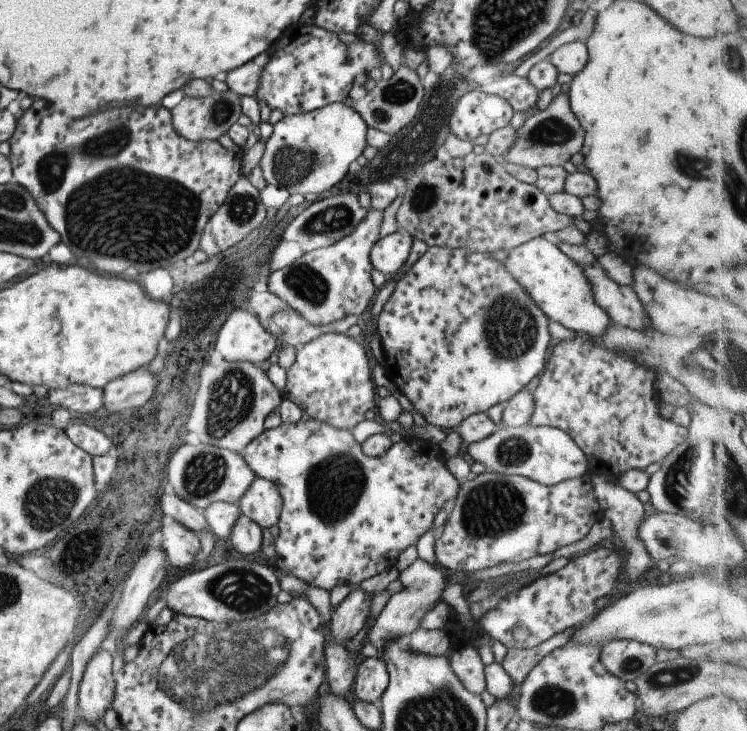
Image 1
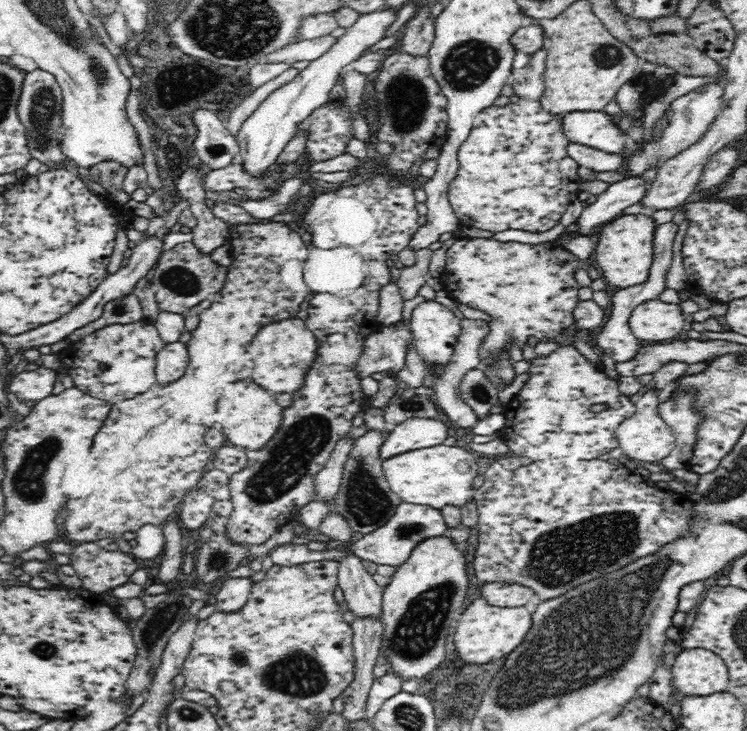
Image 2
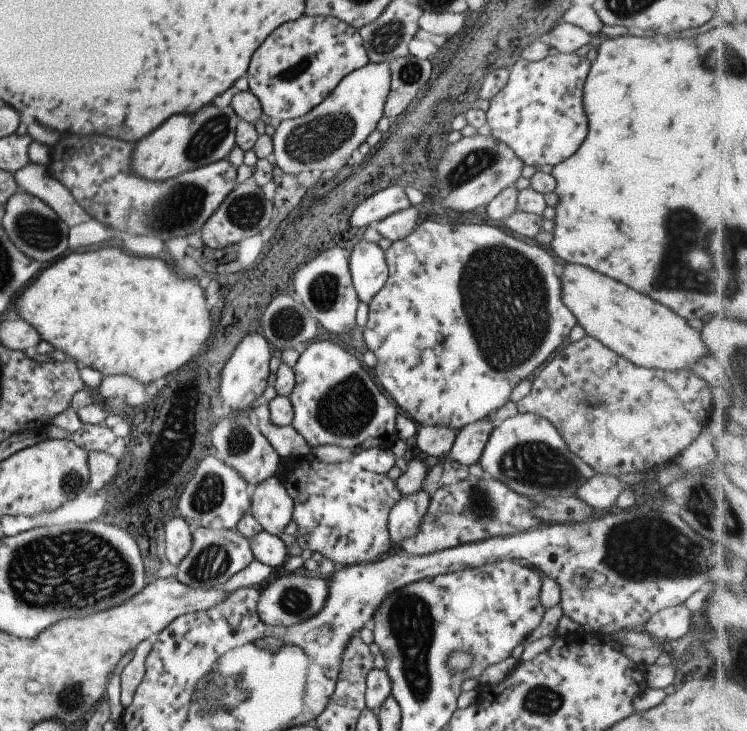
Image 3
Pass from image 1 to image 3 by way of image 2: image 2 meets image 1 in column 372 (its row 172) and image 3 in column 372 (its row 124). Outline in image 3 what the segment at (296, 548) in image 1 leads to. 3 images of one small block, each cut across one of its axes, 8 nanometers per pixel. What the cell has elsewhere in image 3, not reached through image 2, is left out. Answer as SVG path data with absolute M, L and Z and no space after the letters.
M305 454L305 456L303 456L302 458L297 458L297 460L293 462L283 462L279 464L279 467L283 469L280 476L282 485L285 487L287 494L293 501L291 520L295 522L295 526L297 526L294 536L301 550L309 550L309 552L311 553L317 552L317 554L321 554L323 558L331 560L335 568L350 567L351 565L355 564L360 565L363 563L370 563L376 561L377 559L383 558L383 556L387 554L387 550L389 550L389 546L391 543L390 538L388 537L387 530L388 514L391 510L391 507L399 499L402 498L402 494L400 493L400 490L397 490L394 480L391 480L391 478L388 478L385 474L374 473L370 469L362 470L351 461L344 461L340 463L322 463L321 461L315 460L312 454Z

